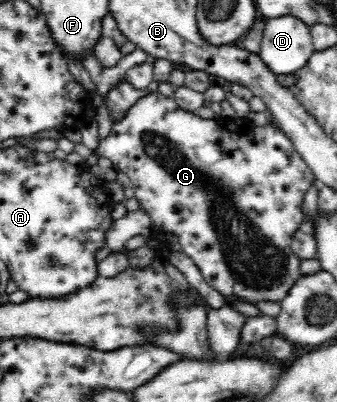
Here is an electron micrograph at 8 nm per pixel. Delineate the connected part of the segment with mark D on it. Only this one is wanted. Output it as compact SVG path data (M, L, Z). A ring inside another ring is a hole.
M295 17L268 19L257 55L272 74L301 69L314 52L311 28Z

